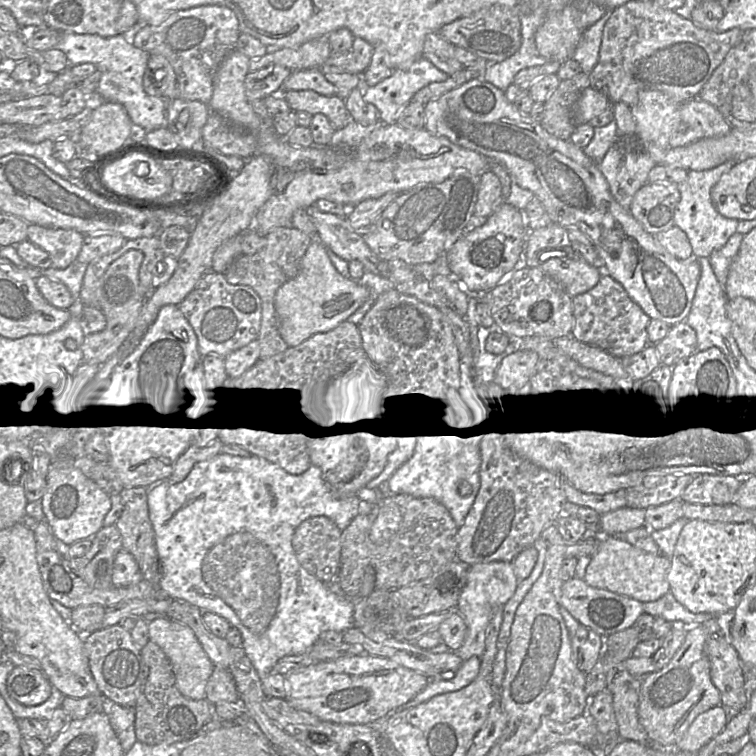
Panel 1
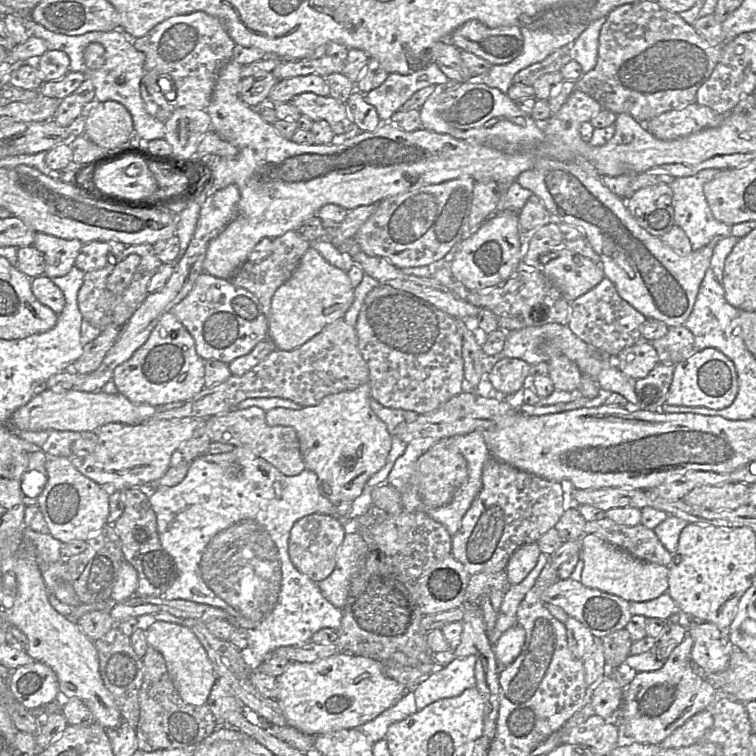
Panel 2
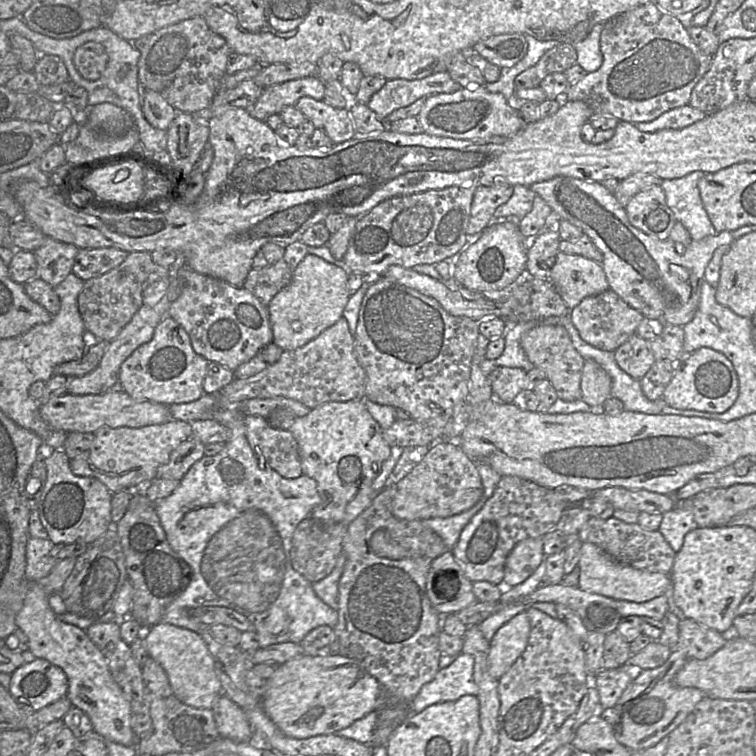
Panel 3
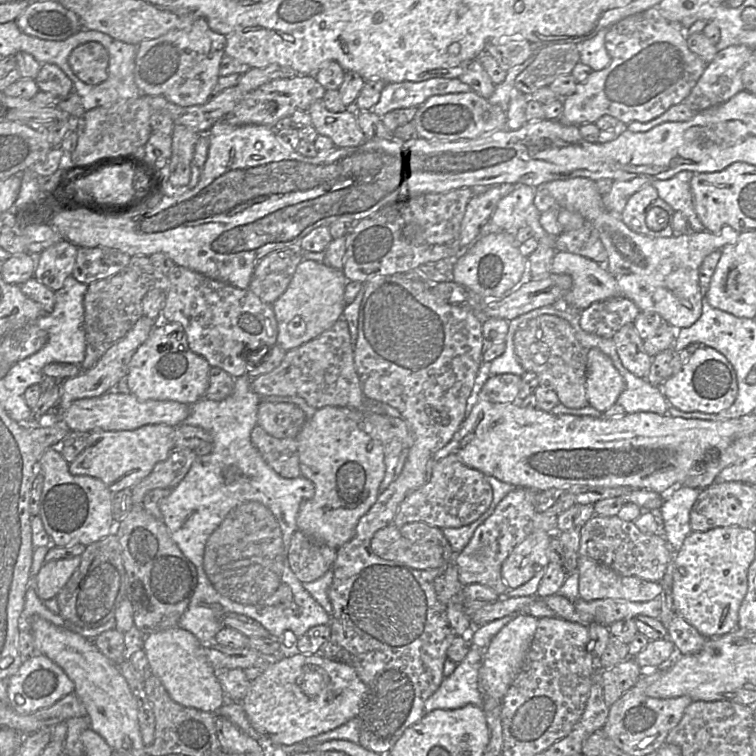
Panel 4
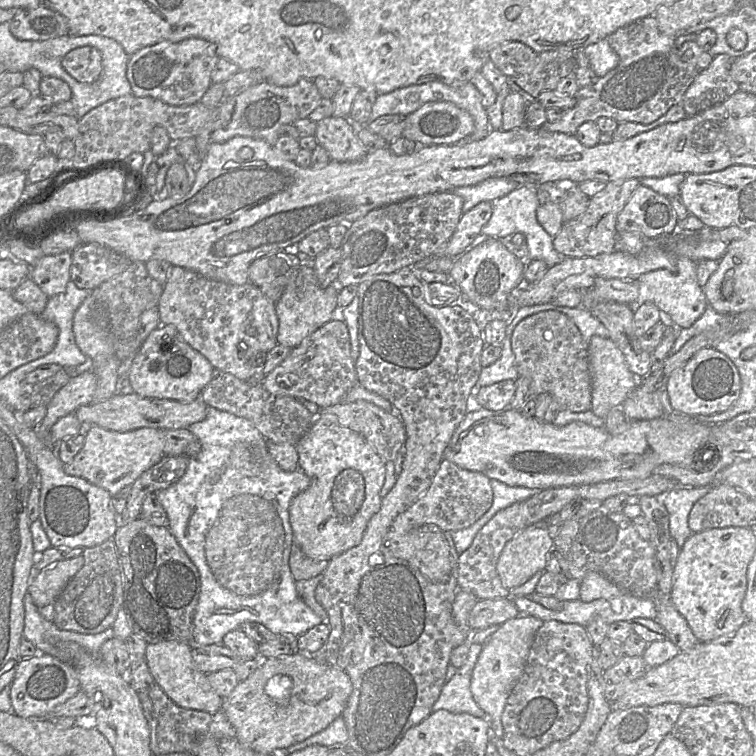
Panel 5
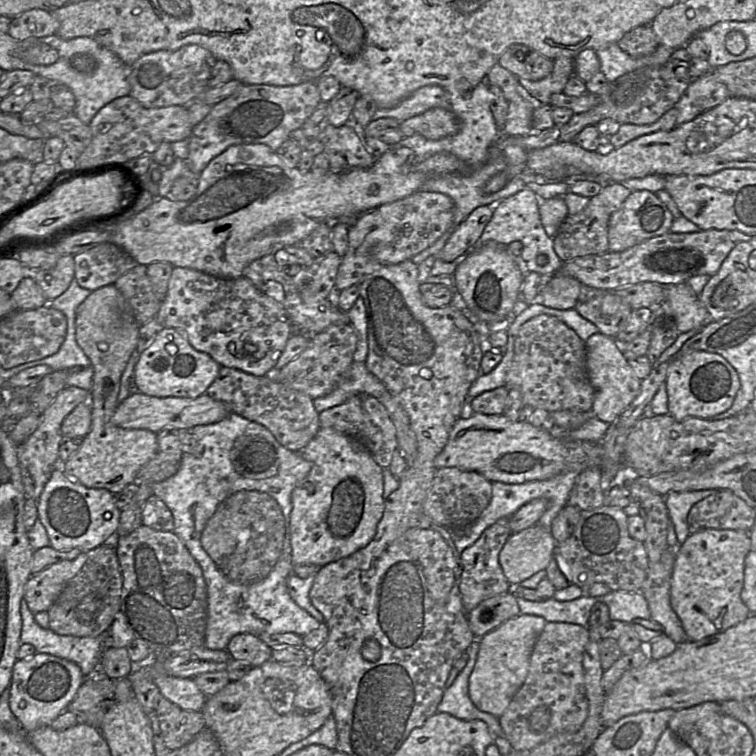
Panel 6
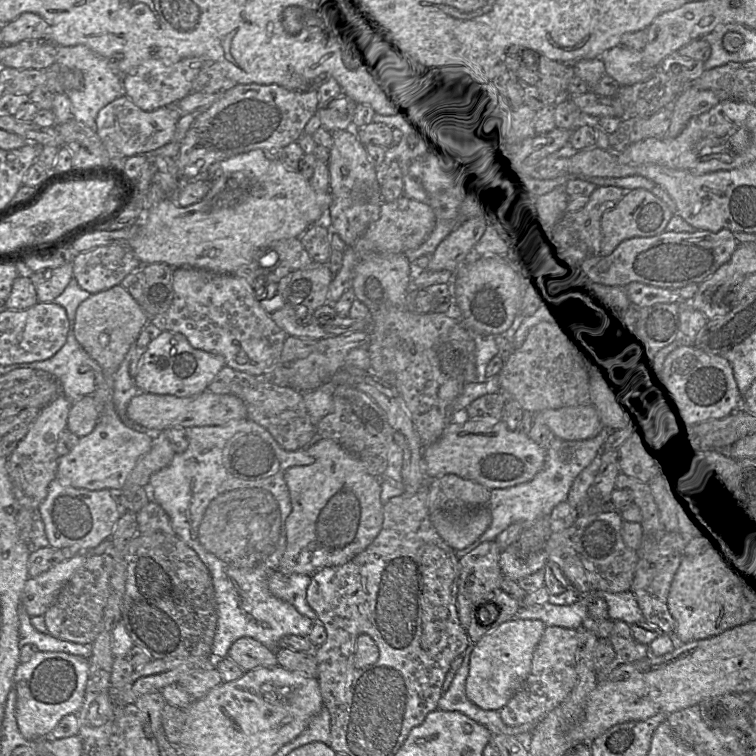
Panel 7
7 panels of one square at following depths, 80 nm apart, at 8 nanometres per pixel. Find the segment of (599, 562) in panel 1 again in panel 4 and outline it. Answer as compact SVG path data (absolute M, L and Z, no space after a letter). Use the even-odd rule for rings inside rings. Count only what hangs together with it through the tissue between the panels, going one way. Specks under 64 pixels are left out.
M579 556L575 571L579 573L579 597L587 602L606 598L648 602L658 598L663 589L660 582L621 576L611 568L585 556Z

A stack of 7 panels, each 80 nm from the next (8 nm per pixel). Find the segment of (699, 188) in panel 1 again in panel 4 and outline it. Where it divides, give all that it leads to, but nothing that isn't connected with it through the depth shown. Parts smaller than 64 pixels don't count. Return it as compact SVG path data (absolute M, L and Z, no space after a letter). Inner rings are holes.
M681 171L670 179L651 180L651 185L657 190L659 197L669 204L675 212L681 212L687 219L691 232L705 230L699 220L693 205L690 181L695 173Z

